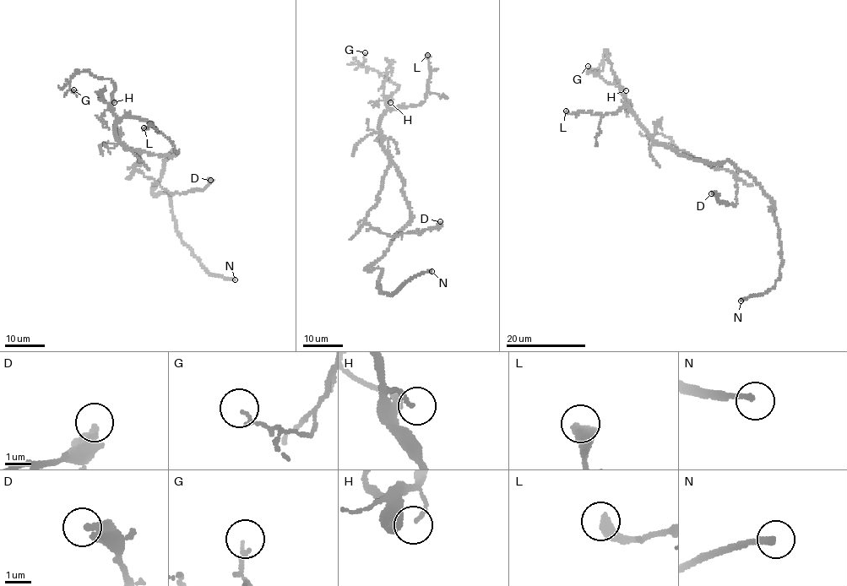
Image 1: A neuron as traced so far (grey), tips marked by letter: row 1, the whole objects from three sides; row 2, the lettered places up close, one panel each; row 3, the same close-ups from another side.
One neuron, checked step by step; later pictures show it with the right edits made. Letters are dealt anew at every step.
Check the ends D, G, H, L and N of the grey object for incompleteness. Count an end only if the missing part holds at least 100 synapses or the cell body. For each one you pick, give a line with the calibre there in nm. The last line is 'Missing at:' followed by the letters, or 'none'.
N: 240 nm
Missing at: N

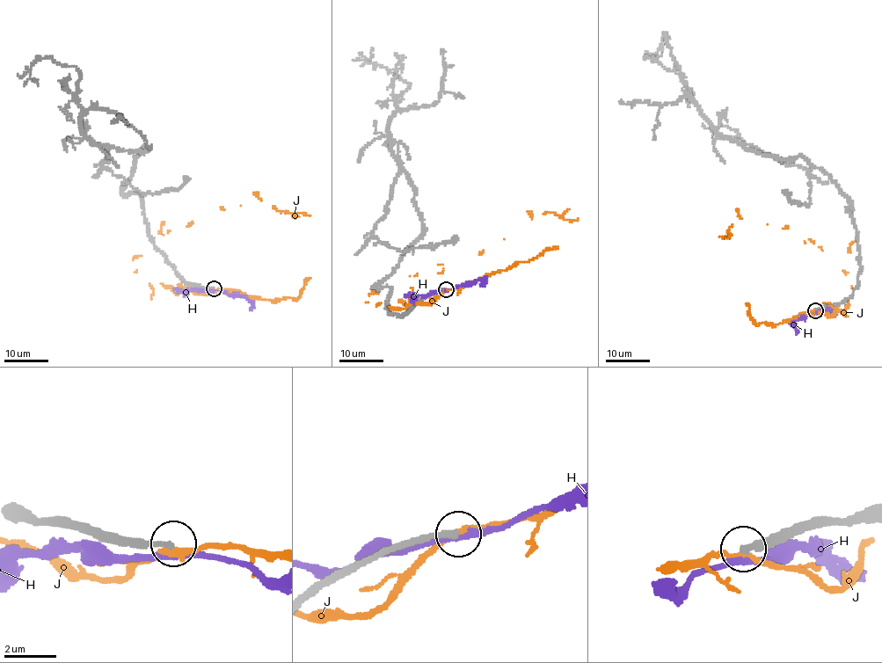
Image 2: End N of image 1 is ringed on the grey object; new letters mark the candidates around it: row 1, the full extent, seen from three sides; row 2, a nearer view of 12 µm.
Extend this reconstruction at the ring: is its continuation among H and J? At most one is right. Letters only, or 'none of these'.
none of these

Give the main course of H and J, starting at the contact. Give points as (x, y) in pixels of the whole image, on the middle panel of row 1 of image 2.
H: (445, 291), (472, 284), (479, 280), (484, 284), (480, 285)
J: (445, 289), (430, 303), (397, 308), (367, 302), (369, 294), (410, 275), (478, 253), (544, 213), (578, 218)

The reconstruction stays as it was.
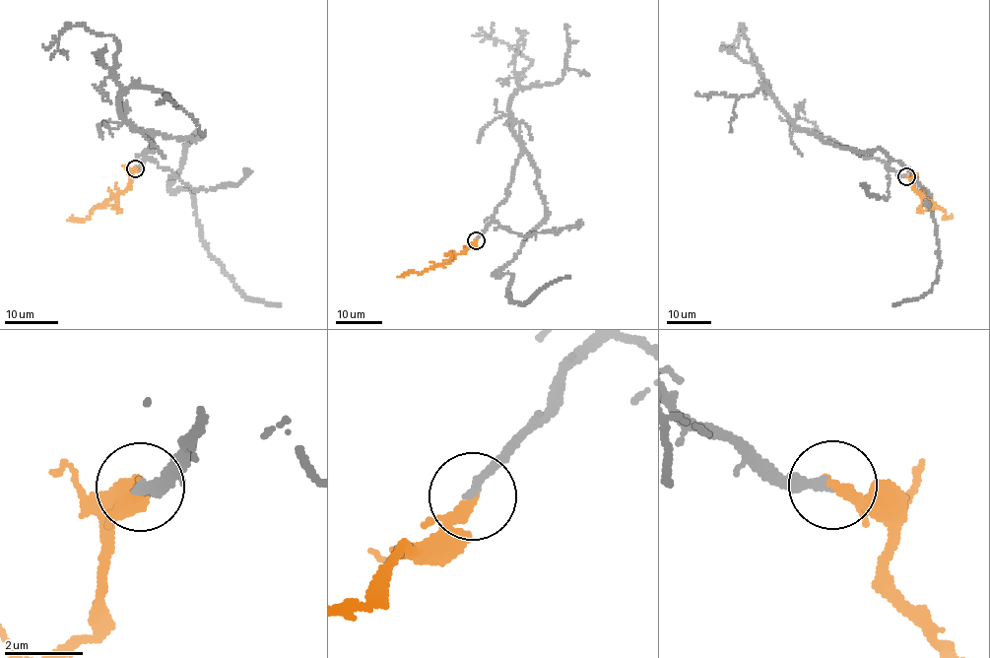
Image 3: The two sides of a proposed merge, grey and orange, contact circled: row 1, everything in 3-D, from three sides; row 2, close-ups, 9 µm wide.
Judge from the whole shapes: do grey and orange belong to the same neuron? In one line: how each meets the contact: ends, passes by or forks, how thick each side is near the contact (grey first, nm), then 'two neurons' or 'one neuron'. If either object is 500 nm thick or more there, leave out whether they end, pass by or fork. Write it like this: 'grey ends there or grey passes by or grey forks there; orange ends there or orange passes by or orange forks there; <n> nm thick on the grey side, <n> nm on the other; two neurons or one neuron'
grey ends there; orange ends there; 240 nm thick on the grey side, 300 nm on the other; one neuron

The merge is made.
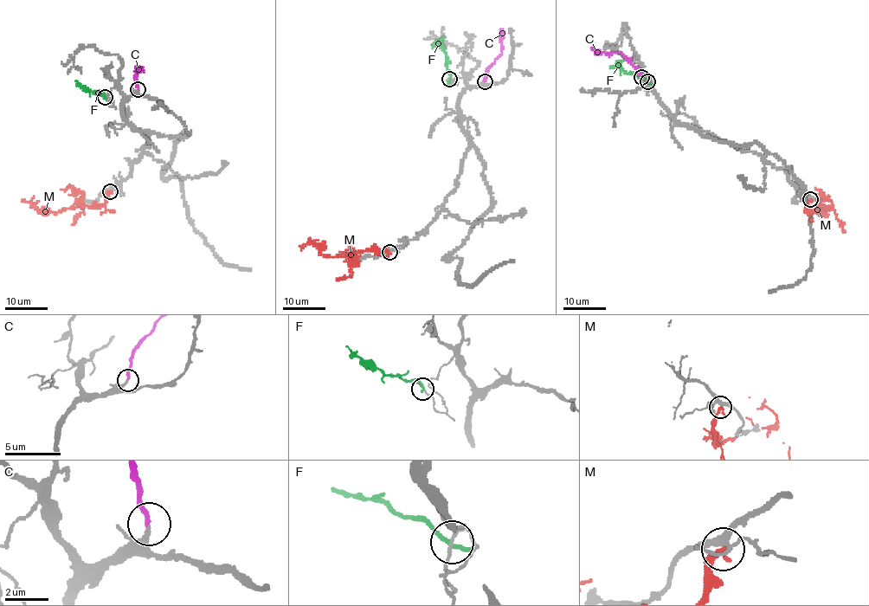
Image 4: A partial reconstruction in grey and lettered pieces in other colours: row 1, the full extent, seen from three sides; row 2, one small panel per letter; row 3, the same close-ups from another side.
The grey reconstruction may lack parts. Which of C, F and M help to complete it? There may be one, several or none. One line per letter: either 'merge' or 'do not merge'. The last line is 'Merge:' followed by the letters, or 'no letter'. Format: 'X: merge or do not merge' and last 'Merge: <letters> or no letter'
C: merge
F: do not merge
M: do not merge
Merge: C

